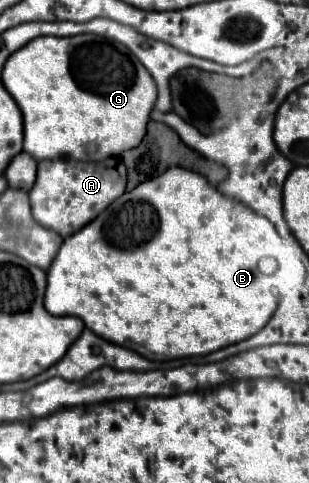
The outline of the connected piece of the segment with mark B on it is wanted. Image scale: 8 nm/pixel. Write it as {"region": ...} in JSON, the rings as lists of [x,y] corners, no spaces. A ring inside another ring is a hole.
{"region":[[[171,167],[163,175],[137,185],[129,193],[123,193],[95,221],[91,221],[79,233],[73,233],[71,237],[67,237],[63,241],[55,261],[51,263],[51,267],[47,271],[45,309],[55,317],[63,317],[63,315],[79,317],[97,337],[101,337],[109,343],[115,343],[119,347],[123,345],[125,349],[131,349],[151,361],[169,361],[169,359],[181,359],[181,357],[193,357],[193,355],[207,355],[221,347],[243,341],[243,339],[255,335],[259,329],[263,329],[263,325],[271,319],[271,315],[275,313],[277,303],[279,303],[275,278],[284,278],[283,284],[287,286],[289,273],[285,273],[285,269],[287,269],[285,265],[287,265],[285,263],[285,243],[283,243],[283,237],[277,233],[273,221],[267,221],[263,215],[247,209],[239,201],[225,197],[203,175],[183,169],[183,167]]]}

